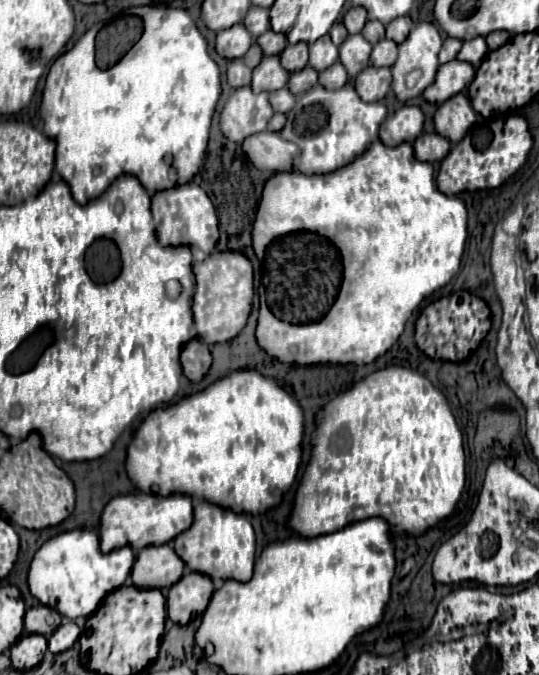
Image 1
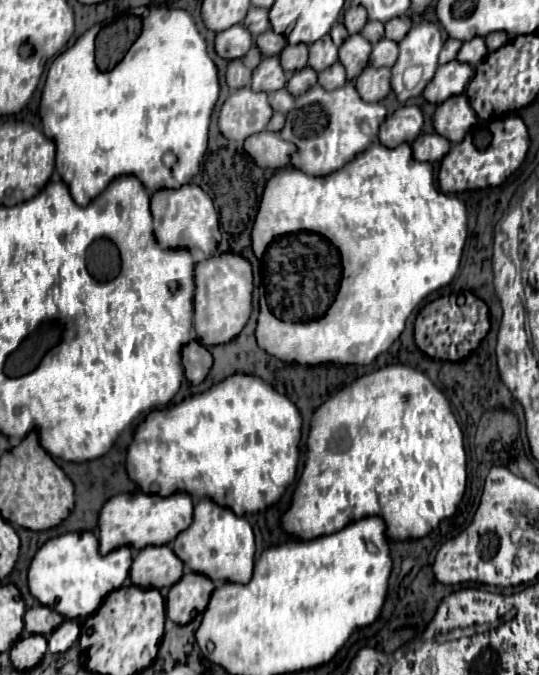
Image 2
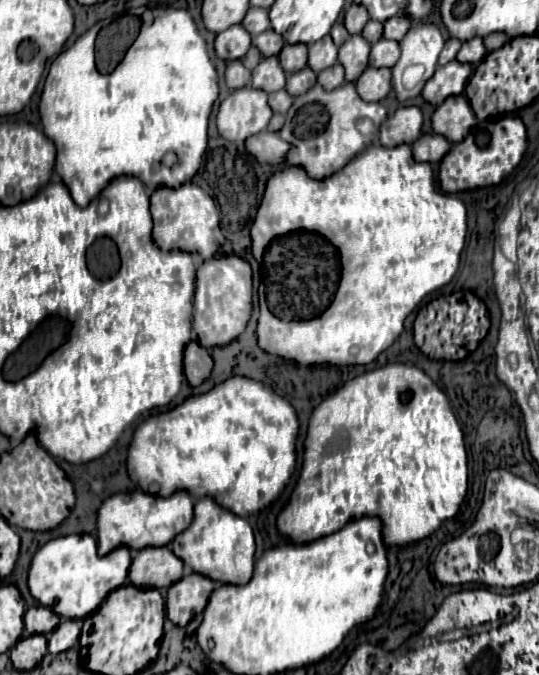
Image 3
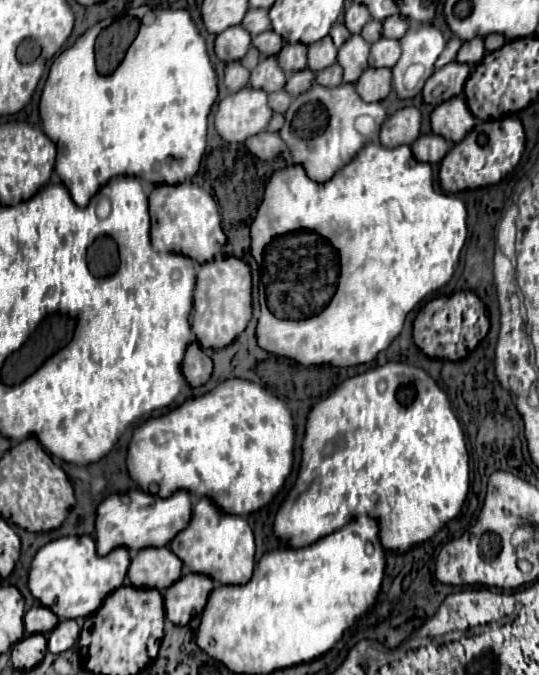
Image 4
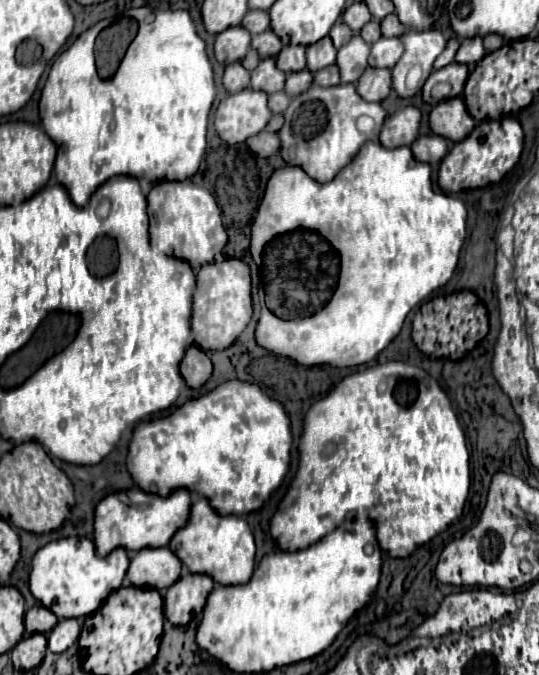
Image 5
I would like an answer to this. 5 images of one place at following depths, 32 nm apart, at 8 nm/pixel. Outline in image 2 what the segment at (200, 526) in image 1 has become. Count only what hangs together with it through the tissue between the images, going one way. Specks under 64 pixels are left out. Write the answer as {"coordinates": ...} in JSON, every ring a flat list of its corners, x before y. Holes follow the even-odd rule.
{"coordinates":[[210,498,200,500,194,506,194,522,186,532,180,532,176,540,170,544,174,554,198,574,208,576,210,580,222,582,238,582,246,584,252,576,254,566,254,532,246,518,236,516,228,508,214,506]]}

